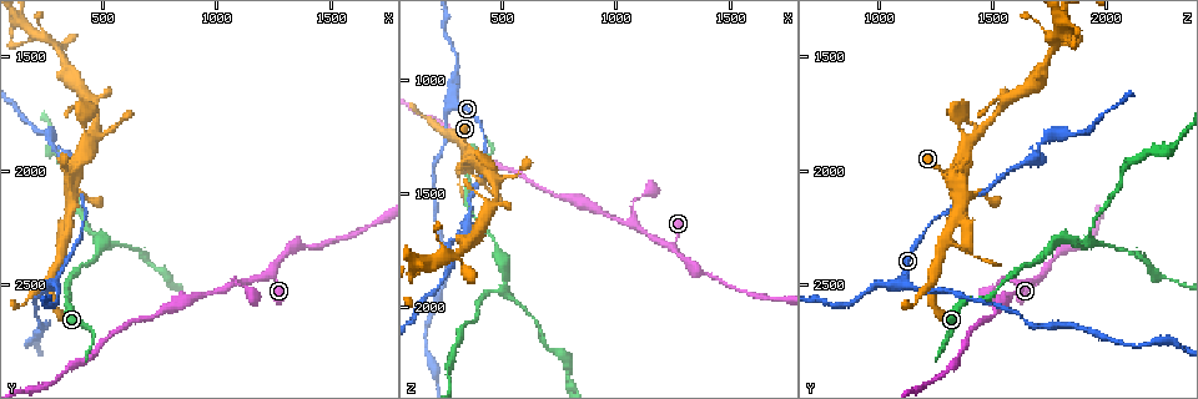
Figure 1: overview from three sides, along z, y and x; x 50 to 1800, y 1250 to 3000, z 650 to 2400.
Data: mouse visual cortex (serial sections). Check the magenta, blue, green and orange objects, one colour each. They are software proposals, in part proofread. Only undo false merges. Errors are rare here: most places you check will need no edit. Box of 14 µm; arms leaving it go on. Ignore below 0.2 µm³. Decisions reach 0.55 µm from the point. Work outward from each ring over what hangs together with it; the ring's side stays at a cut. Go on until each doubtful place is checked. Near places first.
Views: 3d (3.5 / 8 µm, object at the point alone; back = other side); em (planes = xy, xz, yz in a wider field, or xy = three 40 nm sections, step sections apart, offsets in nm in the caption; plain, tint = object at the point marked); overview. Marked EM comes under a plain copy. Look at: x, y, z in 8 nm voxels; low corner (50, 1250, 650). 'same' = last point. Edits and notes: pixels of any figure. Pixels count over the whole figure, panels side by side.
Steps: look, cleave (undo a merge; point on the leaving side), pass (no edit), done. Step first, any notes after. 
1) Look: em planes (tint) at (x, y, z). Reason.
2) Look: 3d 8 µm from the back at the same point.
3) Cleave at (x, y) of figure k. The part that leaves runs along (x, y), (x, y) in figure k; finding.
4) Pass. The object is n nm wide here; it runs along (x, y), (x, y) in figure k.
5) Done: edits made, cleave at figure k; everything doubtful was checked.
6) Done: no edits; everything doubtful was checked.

Look: 3d 8 µm from the back at (280, 2490, 1090). Sharp bend.

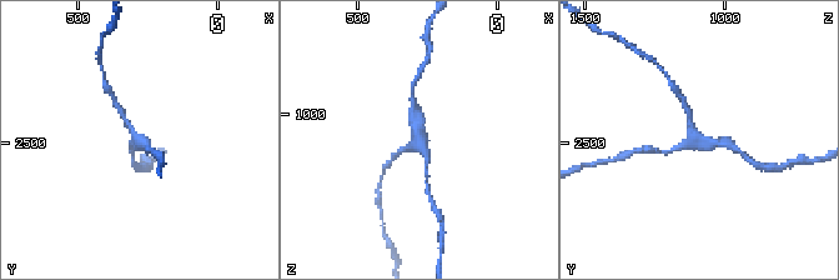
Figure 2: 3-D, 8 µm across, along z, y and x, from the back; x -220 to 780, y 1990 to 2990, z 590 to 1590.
Look: em xy step 5 (tint) at (280, 2490, 1080). 3 arms meet here; the arms are 150, 200, 200 nm wide.

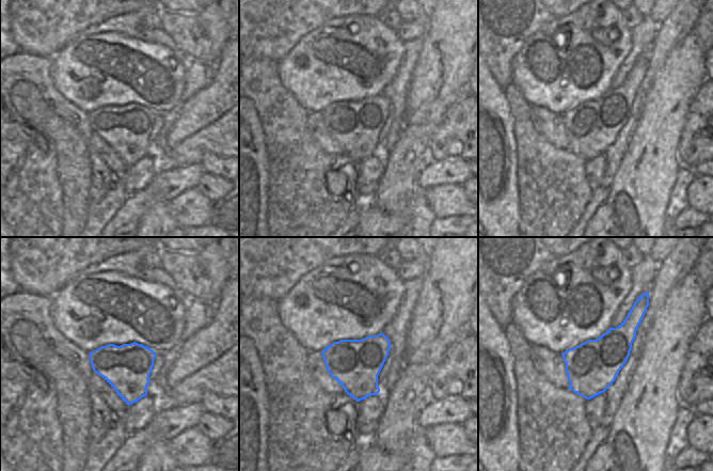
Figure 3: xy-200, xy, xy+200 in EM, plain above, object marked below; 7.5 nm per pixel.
Pass. It runs along (689, 115), (692, 139), (734, 148) in figure 2; one cell here.

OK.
Look: 3d 3.5 µm at (290, 1900, 1690). Thin neck.

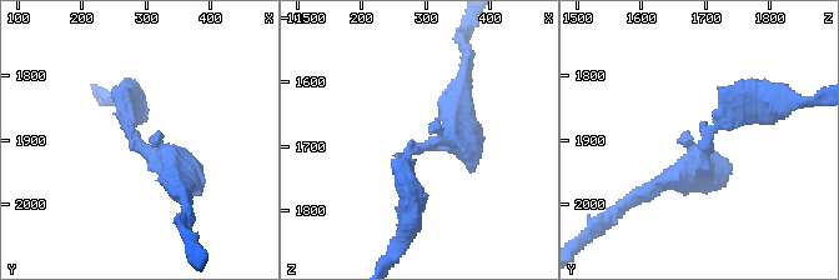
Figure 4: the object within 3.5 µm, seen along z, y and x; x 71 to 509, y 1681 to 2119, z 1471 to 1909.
Look: em xy step 3 (tint) at (295, 1910, 1700). Need the tissue.

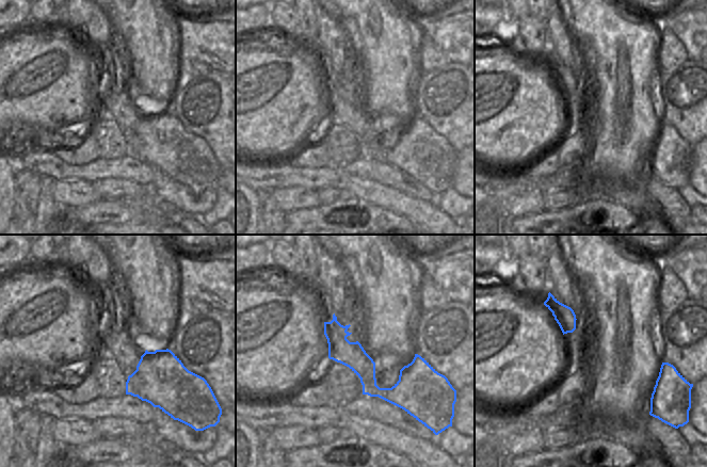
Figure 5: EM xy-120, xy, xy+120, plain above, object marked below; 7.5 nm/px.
Pass. The arms are 250, 250 nm wide; it runs along (326, 324), (380, 392), (424, 368) in figure 5; all the same cell.

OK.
Look: 3d 3.5 µm at (520, 2300, 1860). A fork.

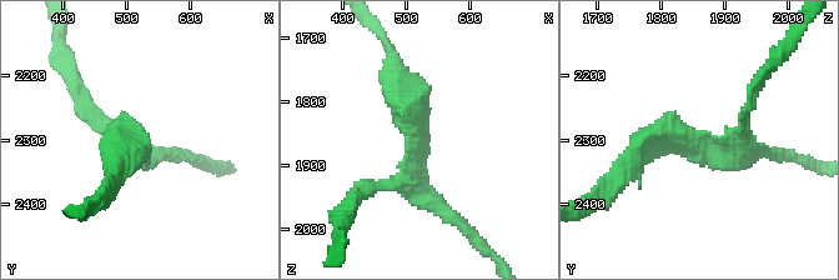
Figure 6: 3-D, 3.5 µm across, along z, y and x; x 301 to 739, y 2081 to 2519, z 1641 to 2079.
Pass. The arms are 200, 200, 300 nm wide; it runs along (629, 164), (659, 138), (732, 141), (745, 119) in figure 6; all the same cell.

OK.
Done: no edits; everything doubtful was checked.

